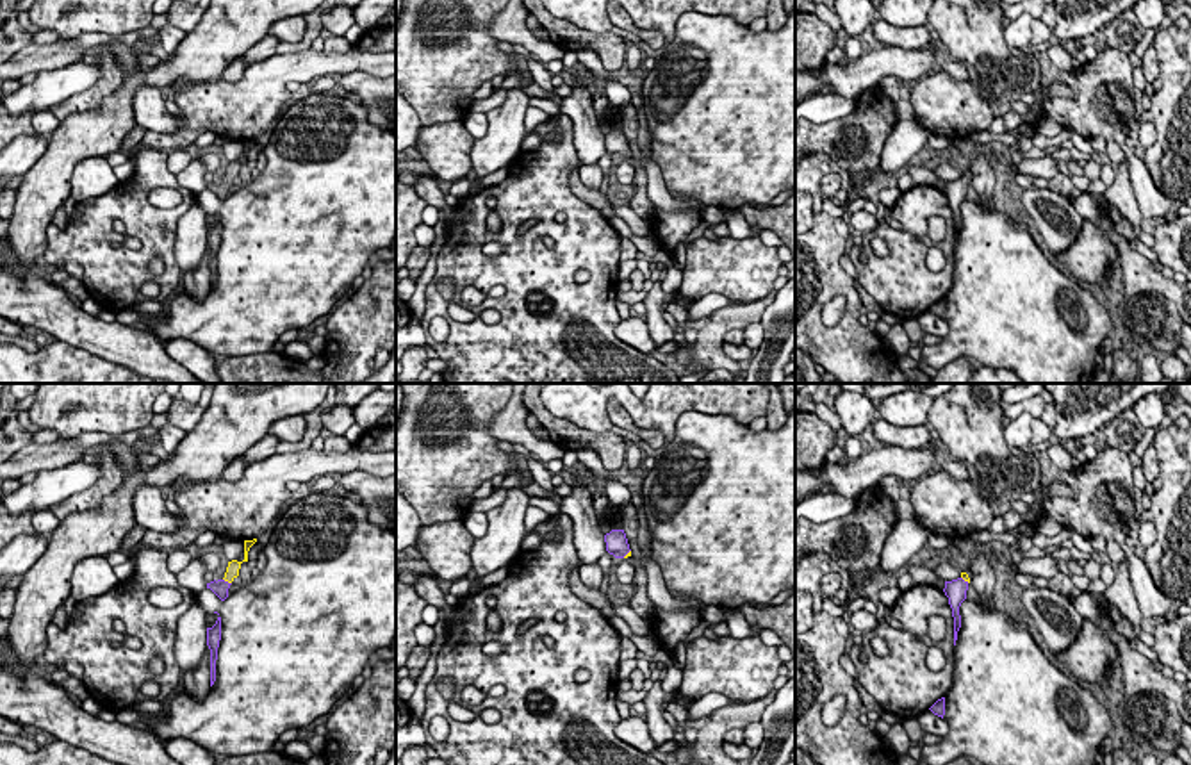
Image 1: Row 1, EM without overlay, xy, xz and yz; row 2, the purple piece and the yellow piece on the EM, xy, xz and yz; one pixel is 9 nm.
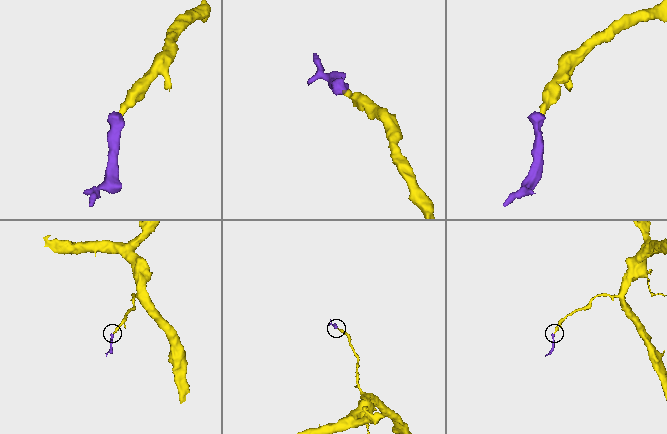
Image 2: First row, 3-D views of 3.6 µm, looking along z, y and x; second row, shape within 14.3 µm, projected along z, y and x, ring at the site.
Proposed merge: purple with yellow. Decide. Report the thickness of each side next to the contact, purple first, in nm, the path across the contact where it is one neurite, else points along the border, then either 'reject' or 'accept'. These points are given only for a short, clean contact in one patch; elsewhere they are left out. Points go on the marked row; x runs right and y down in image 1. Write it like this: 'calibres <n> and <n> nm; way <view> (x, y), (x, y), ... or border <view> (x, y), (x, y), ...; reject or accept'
calibres 140 and 130 nm; way xy (220, 587), (227, 582), (232, 571); accept

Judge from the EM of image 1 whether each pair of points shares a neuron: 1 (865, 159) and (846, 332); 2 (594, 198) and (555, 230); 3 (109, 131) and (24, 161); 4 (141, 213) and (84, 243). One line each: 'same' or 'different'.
1: different
2: different
3: different
4: same

